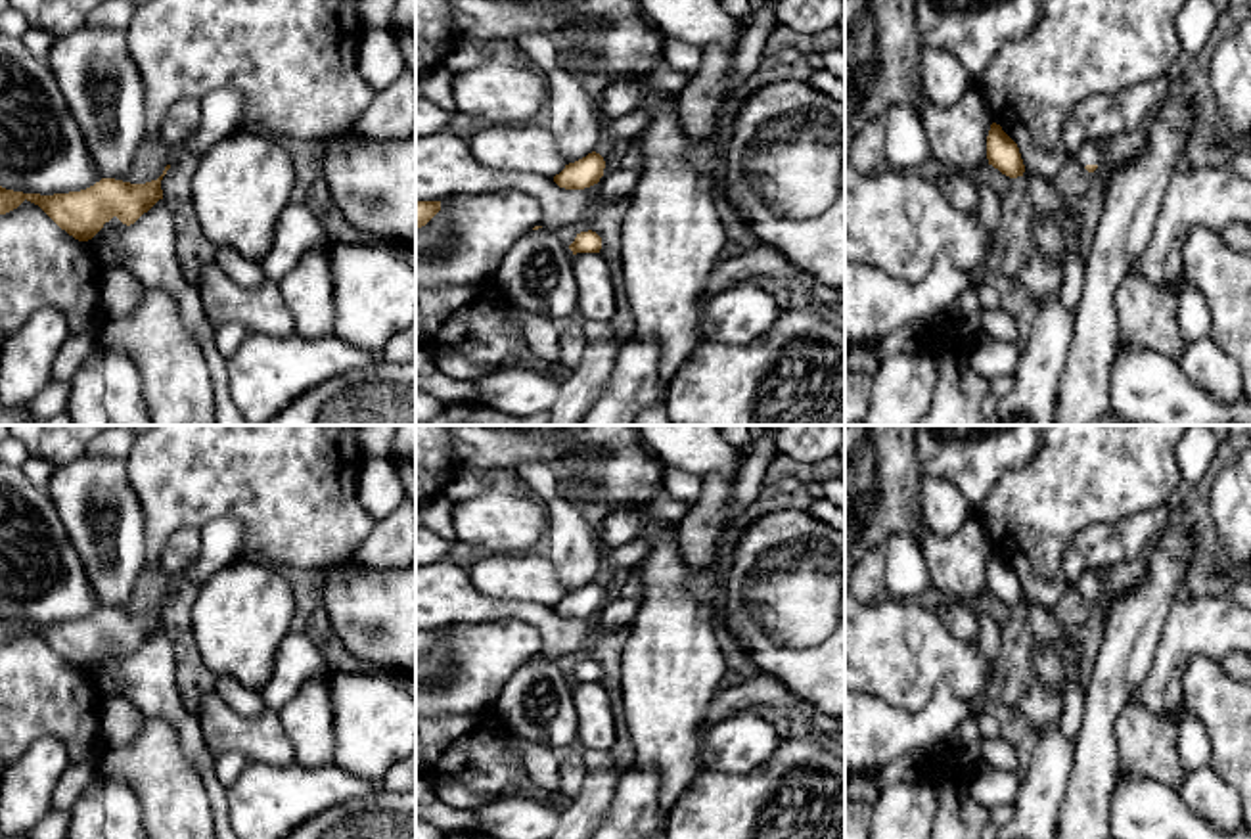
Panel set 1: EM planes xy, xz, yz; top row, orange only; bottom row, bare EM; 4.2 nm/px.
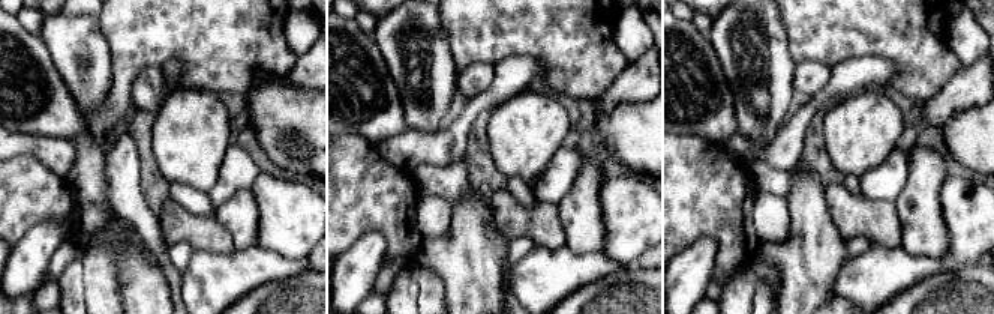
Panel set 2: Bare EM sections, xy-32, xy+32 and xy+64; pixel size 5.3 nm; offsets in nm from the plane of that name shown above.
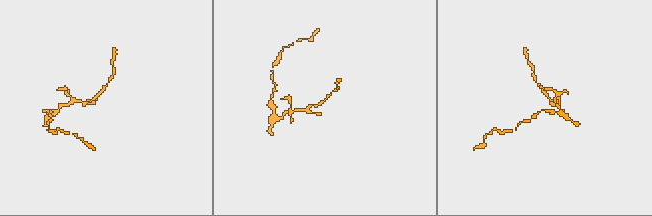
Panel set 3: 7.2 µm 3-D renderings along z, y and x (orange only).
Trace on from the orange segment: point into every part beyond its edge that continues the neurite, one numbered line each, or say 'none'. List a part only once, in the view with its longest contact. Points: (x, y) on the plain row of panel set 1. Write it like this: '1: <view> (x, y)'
1: yz (1089, 583)

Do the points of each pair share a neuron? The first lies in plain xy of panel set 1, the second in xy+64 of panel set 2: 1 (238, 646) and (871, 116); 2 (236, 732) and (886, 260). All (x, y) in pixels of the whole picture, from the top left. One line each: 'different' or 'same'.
1: same
2: different

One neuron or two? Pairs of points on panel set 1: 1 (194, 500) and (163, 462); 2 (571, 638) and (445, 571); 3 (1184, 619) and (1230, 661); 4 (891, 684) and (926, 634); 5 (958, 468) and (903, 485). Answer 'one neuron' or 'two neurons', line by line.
1: one neuron
2: one neuron
3: two neurons
4: one neuron
5: two neurons

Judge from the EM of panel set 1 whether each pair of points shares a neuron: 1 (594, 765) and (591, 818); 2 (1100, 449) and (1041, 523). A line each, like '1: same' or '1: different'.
1: same
2: same

